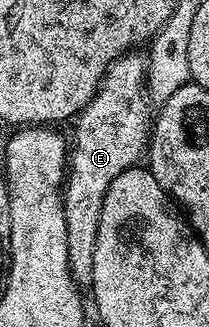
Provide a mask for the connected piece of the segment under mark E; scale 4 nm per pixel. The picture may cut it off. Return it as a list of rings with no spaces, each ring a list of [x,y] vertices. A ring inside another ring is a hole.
[[[131,53],[121,55],[106,71],[100,81],[98,92],[88,101],[88,105],[76,117],[74,139],[72,135],[72,156],[68,161],[68,174],[62,188],[62,204],[64,205],[64,225],[68,228],[68,265],[79,288],[93,288],[92,264],[96,261],[96,233],[100,229],[100,209],[104,207],[104,193],[108,193],[108,185],[120,177],[130,167],[139,166],[138,159],[147,154],[148,140],[152,130],[152,100],[146,89],[145,54]]]

